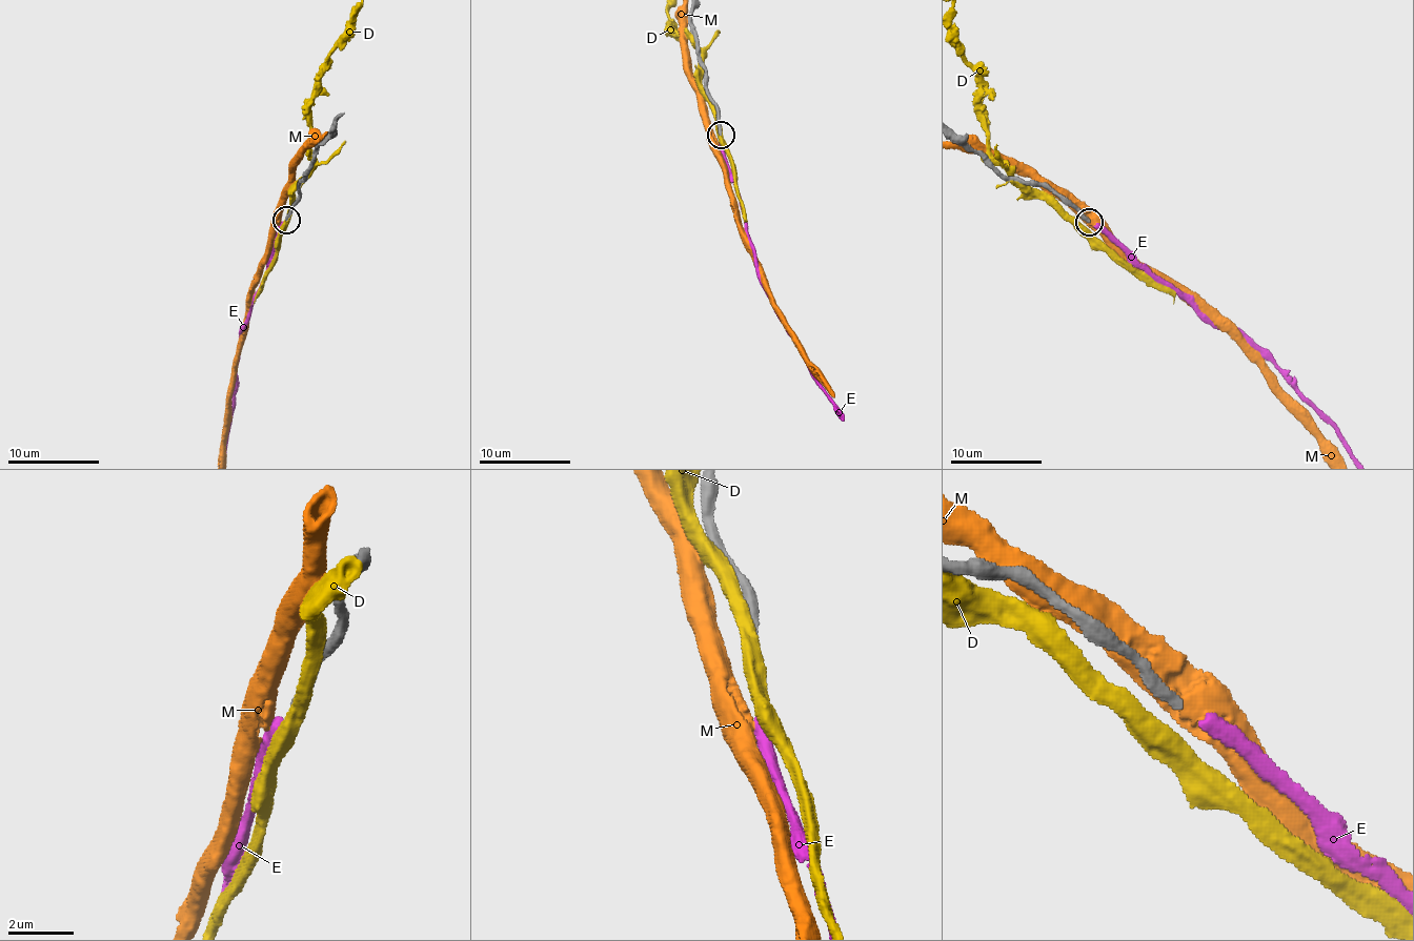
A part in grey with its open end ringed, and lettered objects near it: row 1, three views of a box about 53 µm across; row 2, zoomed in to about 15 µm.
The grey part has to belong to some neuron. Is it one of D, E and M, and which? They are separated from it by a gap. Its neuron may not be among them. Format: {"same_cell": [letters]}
{"same_cell": ["E"]}

